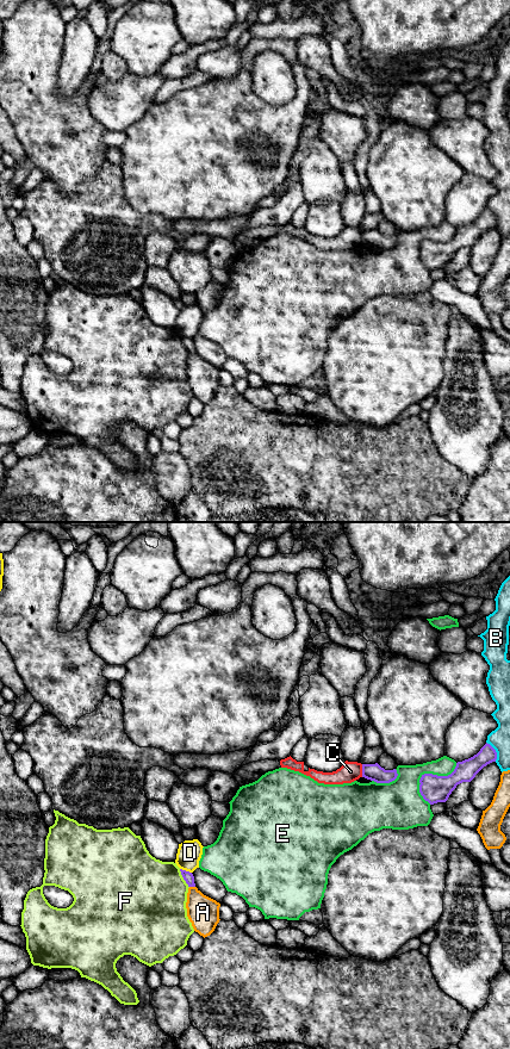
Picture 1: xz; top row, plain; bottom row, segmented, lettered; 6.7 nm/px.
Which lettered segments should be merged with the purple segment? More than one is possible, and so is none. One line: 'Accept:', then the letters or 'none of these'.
Accept: none of these

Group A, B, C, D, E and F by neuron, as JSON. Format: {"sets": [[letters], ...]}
{"sets": [["A"], ["B"], ["C"], ["D"], ["E"], ["F"]]}

